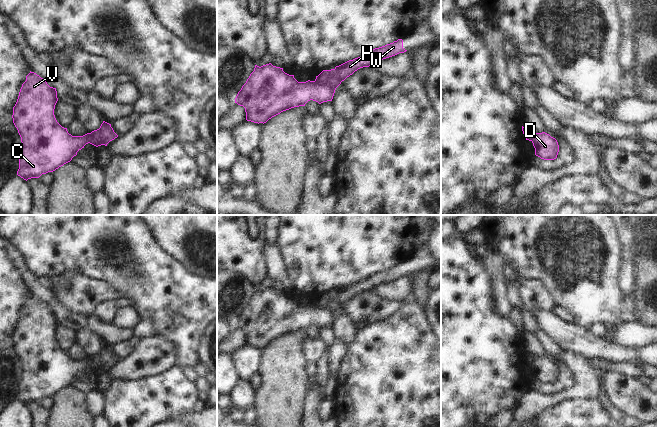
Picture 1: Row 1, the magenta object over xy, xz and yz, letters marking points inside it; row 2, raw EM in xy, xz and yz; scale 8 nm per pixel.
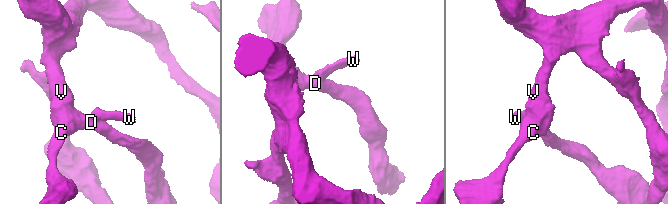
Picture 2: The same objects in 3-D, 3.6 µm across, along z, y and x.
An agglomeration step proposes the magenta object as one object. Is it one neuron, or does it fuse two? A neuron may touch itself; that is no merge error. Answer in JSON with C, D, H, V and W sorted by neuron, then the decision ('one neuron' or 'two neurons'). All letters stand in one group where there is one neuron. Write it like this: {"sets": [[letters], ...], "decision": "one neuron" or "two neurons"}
{"sets": [["C", "D", "V"], ["H", "W"]], "decision": "two neurons"}

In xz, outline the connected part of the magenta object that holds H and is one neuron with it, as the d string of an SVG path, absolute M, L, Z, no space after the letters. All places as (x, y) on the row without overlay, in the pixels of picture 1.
M398 263L393 267L375 272L361 281L349 284L331 294L323 294L316 300L315 306L325 308L329 311L338 311L342 305L363 291L369 291L377 285L404 277L403 264Z

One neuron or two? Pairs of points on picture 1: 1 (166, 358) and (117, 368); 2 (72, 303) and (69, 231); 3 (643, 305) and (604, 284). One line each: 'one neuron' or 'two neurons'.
1: one neuron
2: two neurons
3: two neurons

